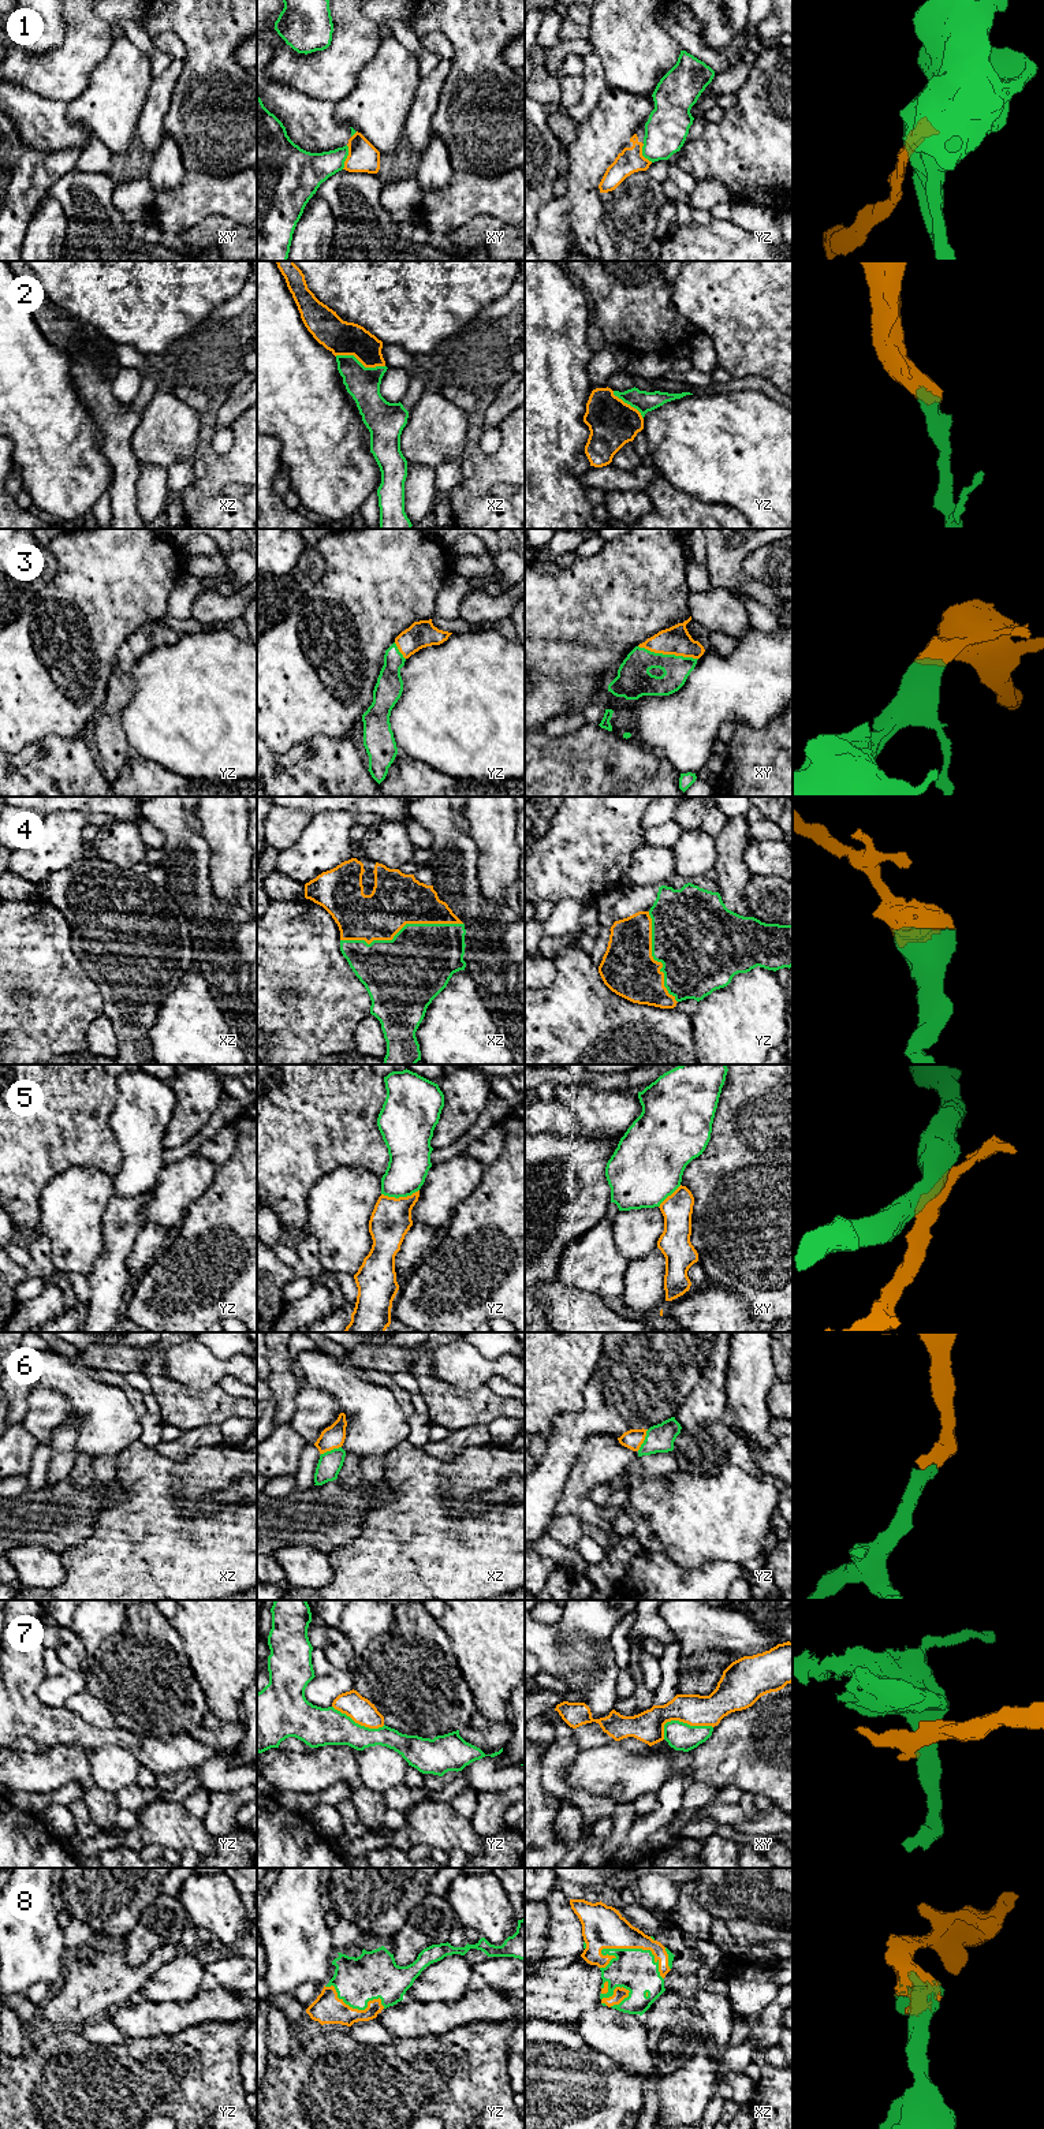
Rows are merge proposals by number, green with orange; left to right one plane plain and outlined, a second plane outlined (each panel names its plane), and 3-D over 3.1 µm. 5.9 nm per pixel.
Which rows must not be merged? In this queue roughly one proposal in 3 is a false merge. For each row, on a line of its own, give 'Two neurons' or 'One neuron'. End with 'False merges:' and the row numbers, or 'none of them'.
1: Two neurons
2: One neuron
3: One neuron
4: One neuron
5: Two neurons
6: One neuron
7: Two neurons
8: One neuron
False merges: 1, 5, 7

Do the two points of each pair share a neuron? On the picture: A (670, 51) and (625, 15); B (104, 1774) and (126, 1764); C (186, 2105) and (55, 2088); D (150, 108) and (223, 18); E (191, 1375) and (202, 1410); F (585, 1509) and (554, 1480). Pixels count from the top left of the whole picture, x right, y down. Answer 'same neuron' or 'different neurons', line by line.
A: same neuron
B: same neuron
C: same neuron
D: different neurons
E: different neurons
F: different neurons

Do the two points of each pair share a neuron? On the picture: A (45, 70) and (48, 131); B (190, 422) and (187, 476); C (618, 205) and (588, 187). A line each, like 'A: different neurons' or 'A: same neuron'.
A: different neurons
B: different neurons
C: different neurons

